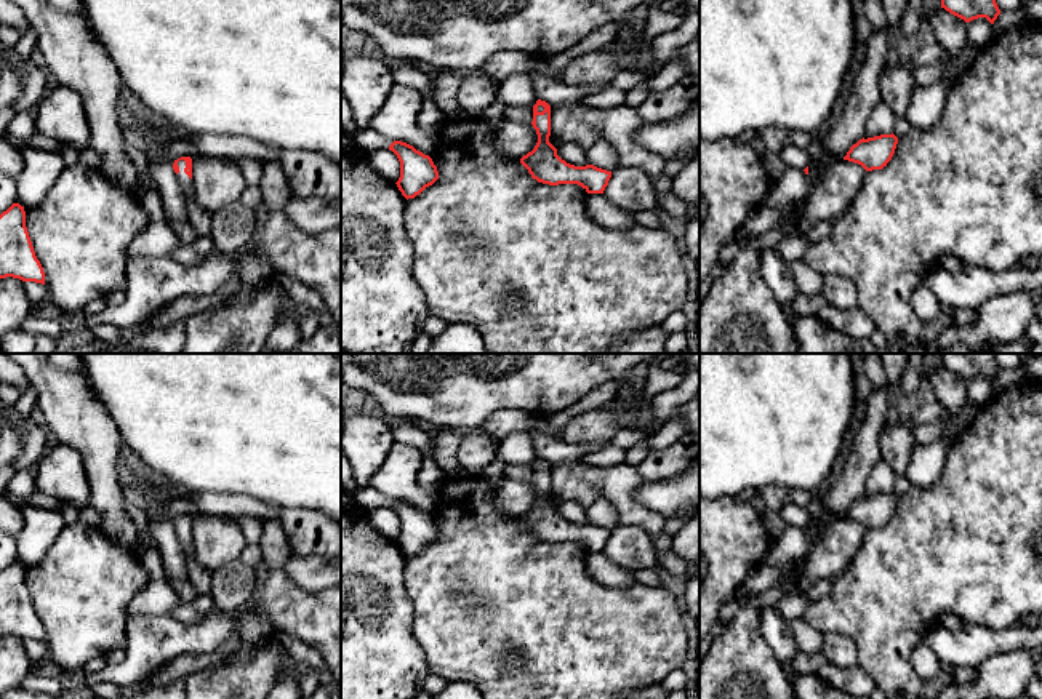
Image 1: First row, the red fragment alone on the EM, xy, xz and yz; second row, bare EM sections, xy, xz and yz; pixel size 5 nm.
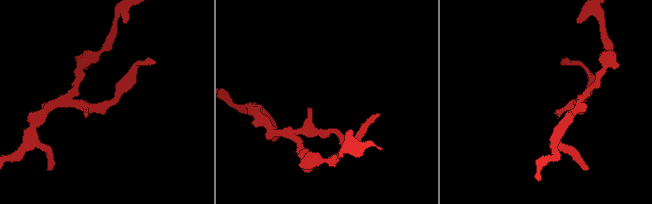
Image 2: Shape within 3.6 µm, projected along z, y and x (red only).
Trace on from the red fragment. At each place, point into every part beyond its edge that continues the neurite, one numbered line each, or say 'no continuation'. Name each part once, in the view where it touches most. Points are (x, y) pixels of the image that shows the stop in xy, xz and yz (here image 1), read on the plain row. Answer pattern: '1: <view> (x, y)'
1: xy (186, 541)

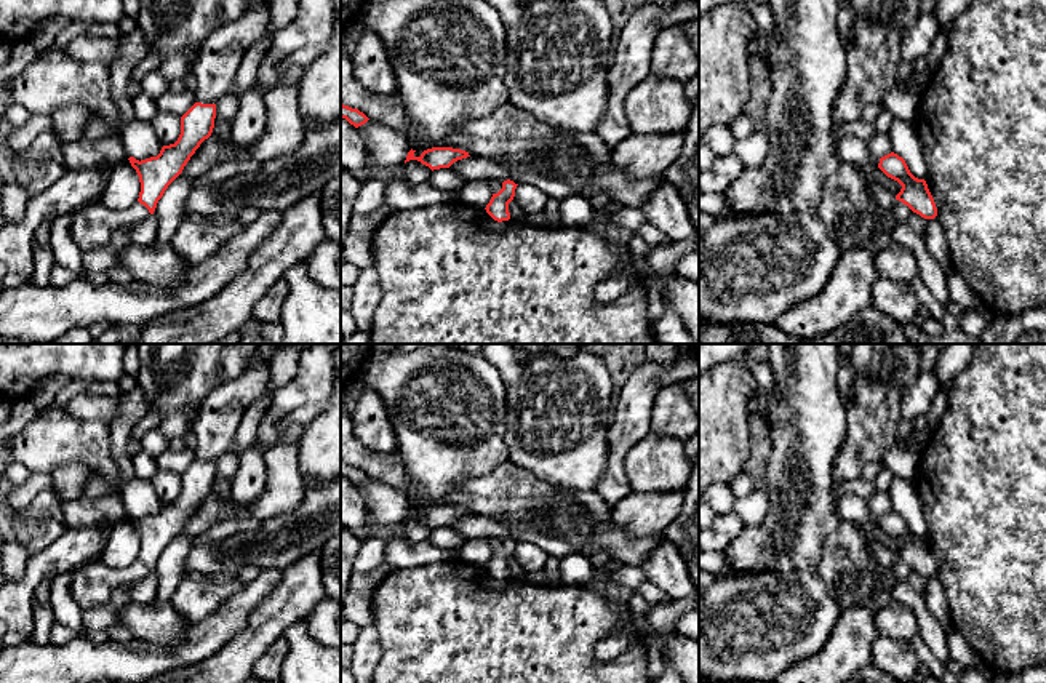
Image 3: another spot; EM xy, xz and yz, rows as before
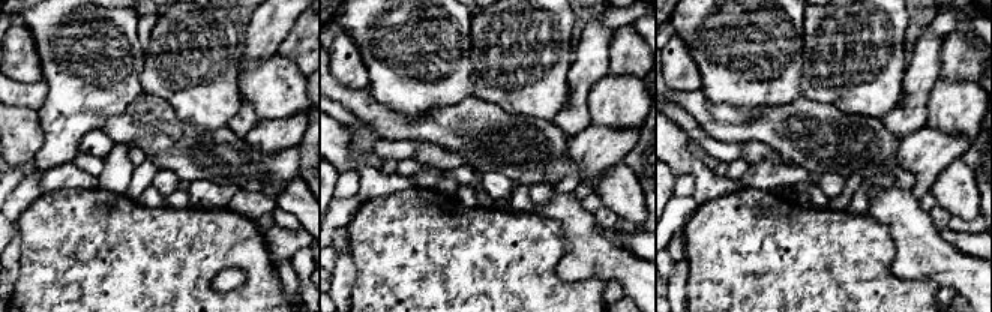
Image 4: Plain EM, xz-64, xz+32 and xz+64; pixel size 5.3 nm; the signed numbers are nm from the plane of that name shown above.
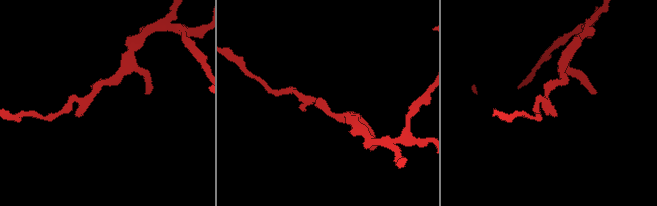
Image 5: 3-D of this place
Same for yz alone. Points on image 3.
no continuation

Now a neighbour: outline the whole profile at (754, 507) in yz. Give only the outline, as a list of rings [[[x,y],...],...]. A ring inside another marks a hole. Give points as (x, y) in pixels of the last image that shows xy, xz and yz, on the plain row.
[[[755,488],[747,496],[737,497],[733,512],[749,526],[761,525],[769,512],[768,493],[765,488]]]

